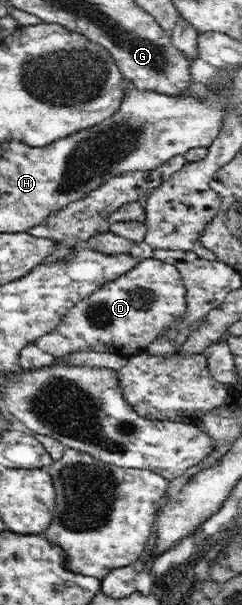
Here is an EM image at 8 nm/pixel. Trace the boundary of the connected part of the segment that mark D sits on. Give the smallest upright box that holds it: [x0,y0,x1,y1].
[34,257,186,357]

